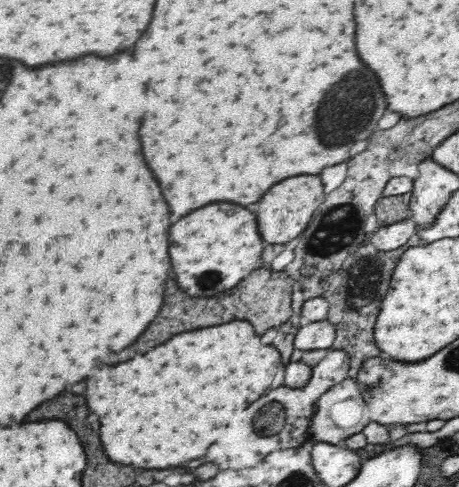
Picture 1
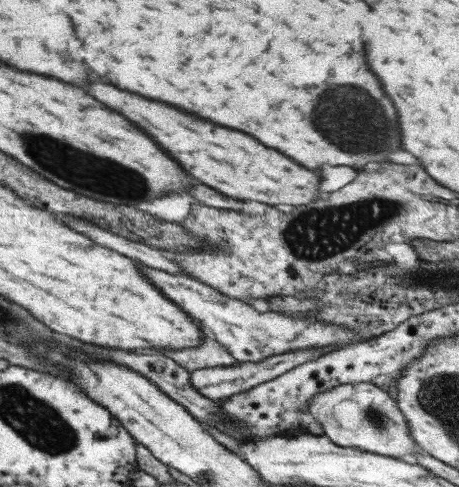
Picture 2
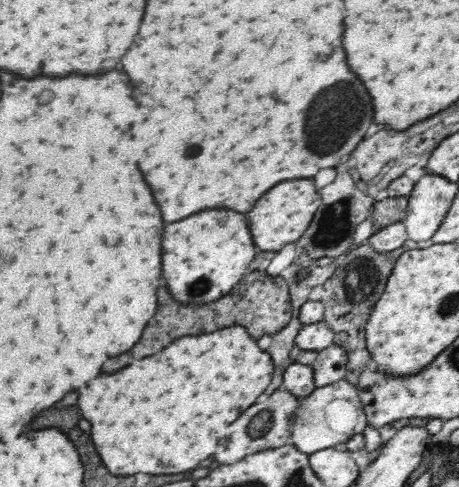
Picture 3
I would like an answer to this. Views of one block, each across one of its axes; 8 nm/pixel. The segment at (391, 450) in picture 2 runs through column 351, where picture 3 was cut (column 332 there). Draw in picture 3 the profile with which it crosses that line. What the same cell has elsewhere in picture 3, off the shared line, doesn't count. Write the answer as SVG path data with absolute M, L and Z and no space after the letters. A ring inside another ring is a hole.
M340 380L336 384L316 388L308 396L296 398L298 408L290 420L290 446L300 450L302 454L314 454L326 448L344 448L354 436L364 434L368 426L368 418L358 394L358 388Z

